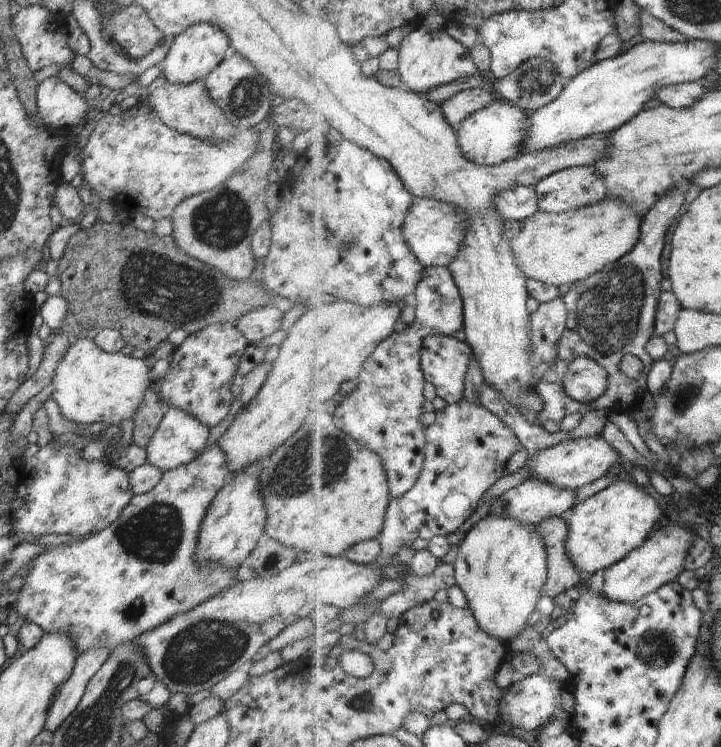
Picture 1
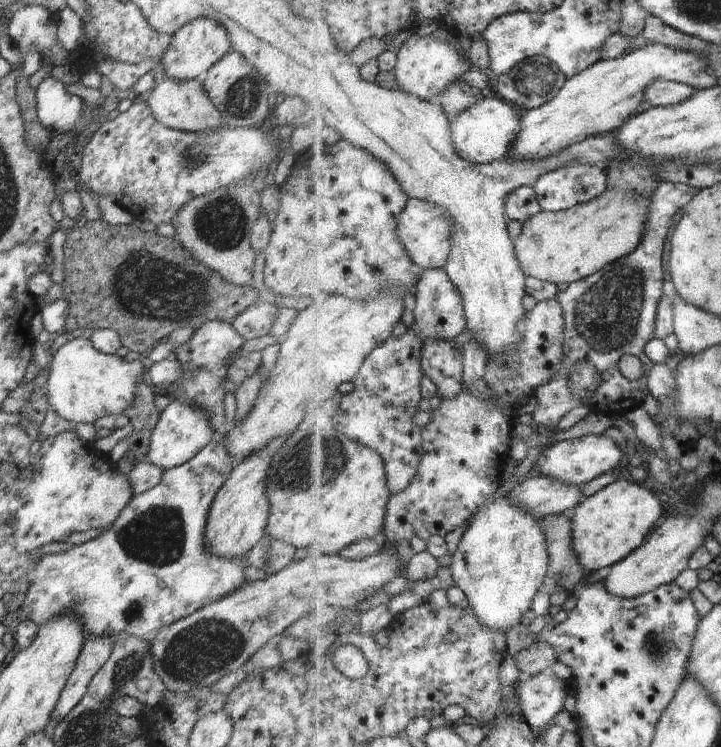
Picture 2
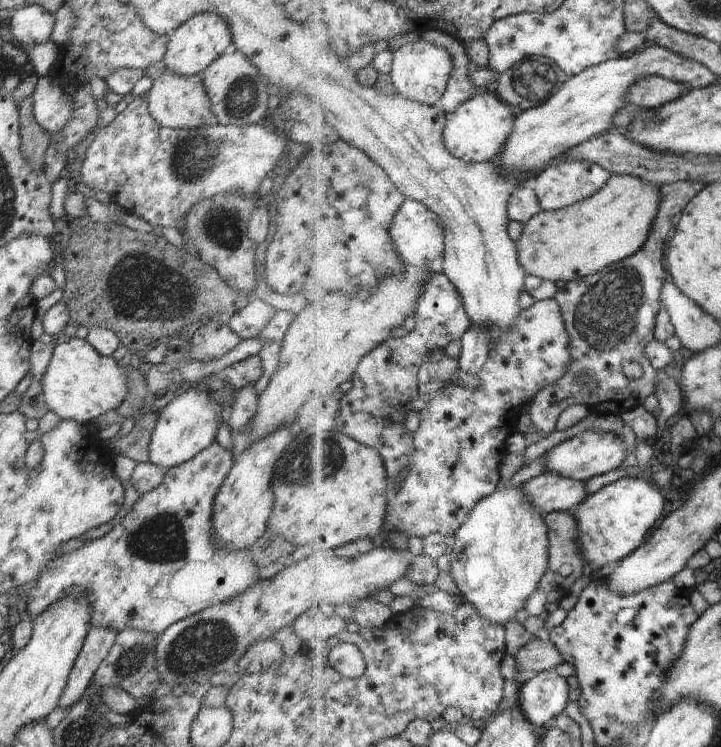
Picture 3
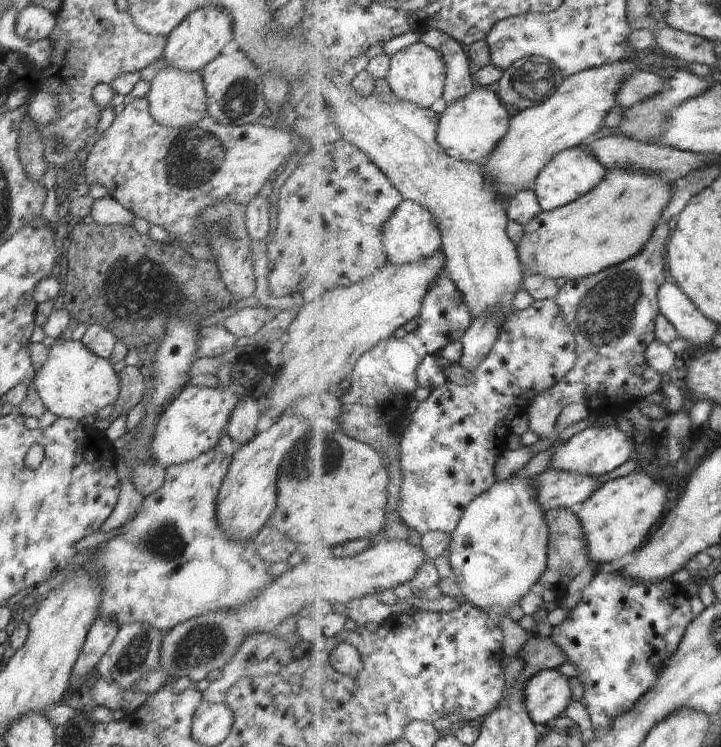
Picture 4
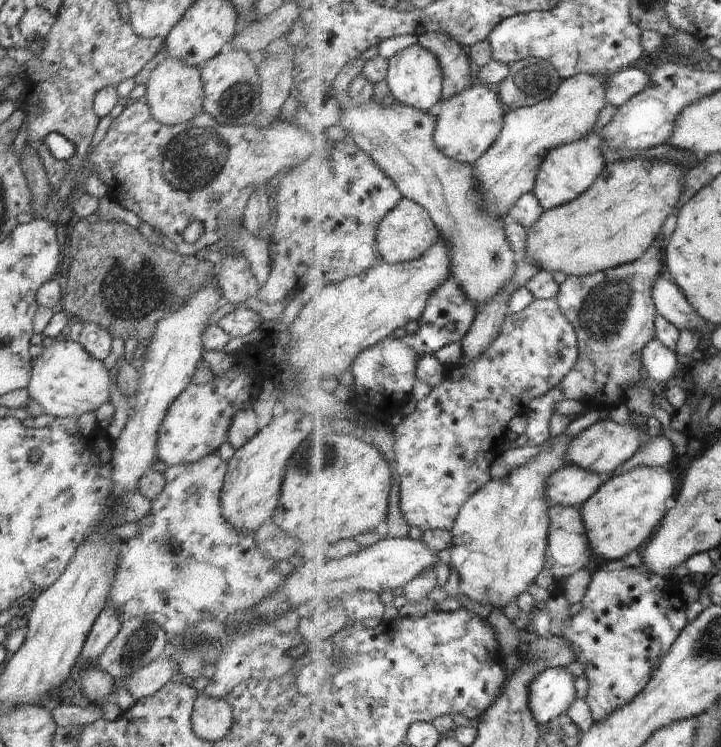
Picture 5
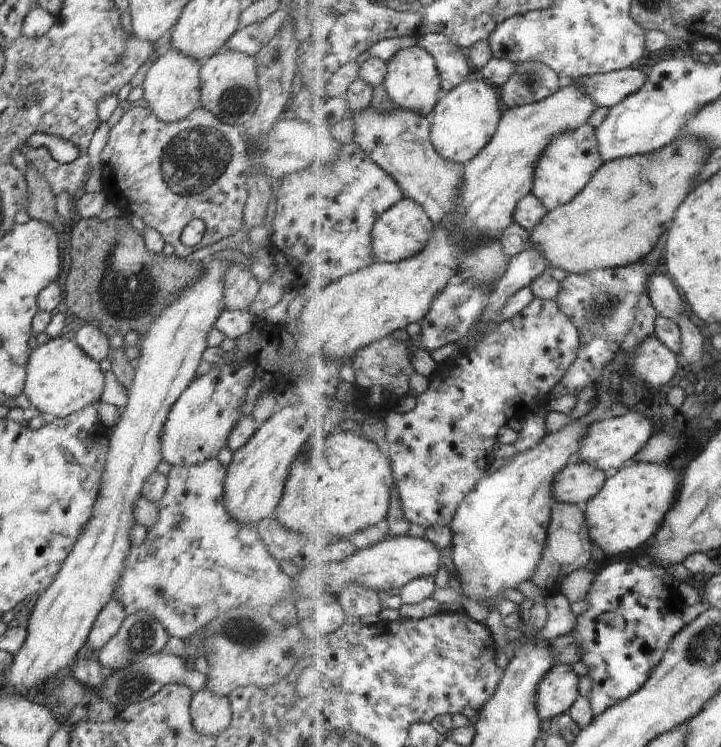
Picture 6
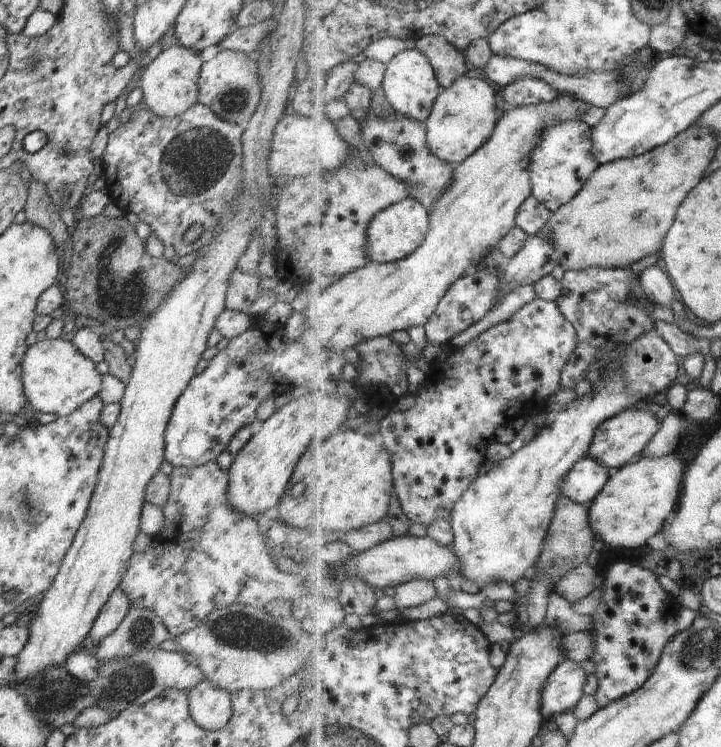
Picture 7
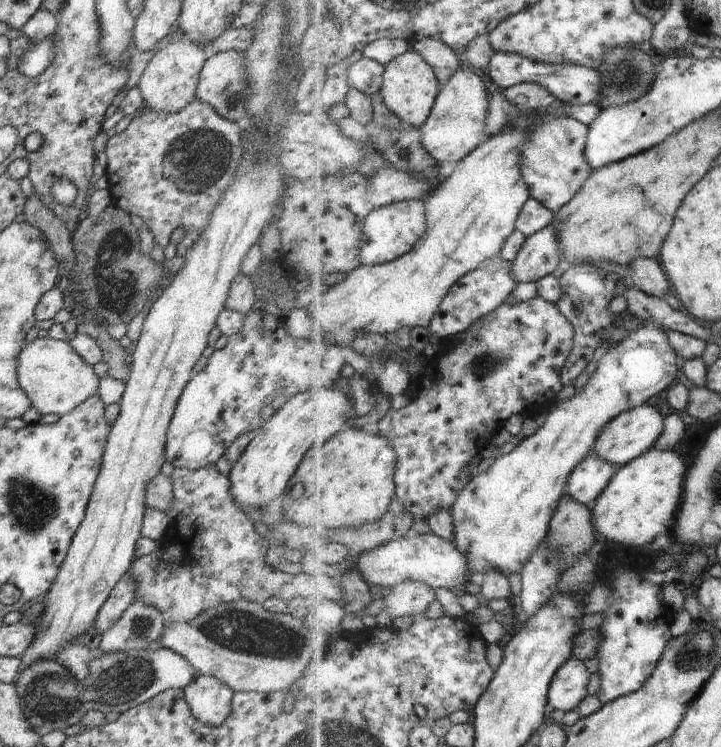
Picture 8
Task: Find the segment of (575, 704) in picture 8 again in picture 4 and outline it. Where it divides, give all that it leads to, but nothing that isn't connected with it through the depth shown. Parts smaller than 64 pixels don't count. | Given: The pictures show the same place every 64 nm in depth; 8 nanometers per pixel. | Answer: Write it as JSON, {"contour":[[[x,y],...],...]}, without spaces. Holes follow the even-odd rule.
{"contour":[[[560,669],[540,670],[532,677],[525,688],[525,703],[529,710],[530,716],[535,723],[546,726],[550,722],[554,722],[556,718],[565,715],[566,710],[573,704],[572,684],[569,678]]]}

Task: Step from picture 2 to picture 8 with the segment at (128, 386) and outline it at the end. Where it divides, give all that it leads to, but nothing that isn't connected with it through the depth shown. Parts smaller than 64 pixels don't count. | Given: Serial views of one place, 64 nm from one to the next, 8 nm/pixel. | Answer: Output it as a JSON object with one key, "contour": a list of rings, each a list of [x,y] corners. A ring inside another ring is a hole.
{"contour":[[[46,336],[36,338],[17,356],[17,379],[30,399],[31,406],[44,414],[70,414],[87,398],[98,394],[99,377],[93,367],[84,362],[69,340],[59,341]]]}

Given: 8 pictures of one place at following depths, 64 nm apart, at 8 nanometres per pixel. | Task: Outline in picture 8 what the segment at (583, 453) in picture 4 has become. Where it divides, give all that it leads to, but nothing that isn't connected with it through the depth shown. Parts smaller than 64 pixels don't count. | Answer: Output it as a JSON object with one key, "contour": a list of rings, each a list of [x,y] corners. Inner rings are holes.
{"contour":[[[642,405],[632,411],[622,413],[620,417],[612,421],[610,426],[606,427],[598,439],[596,451],[603,459],[614,463],[617,467],[629,465],[630,462],[641,457],[644,453],[650,451],[657,444],[658,438],[664,433],[664,418],[655,407]]]}

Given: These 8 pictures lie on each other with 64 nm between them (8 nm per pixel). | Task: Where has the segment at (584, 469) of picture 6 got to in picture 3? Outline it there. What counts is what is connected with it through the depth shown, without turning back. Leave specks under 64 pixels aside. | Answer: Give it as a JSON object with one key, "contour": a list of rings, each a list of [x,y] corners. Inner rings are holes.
{"contour":[[[552,471],[530,479],[524,488],[531,502],[544,516],[579,507],[590,495],[587,482],[569,479]]]}

